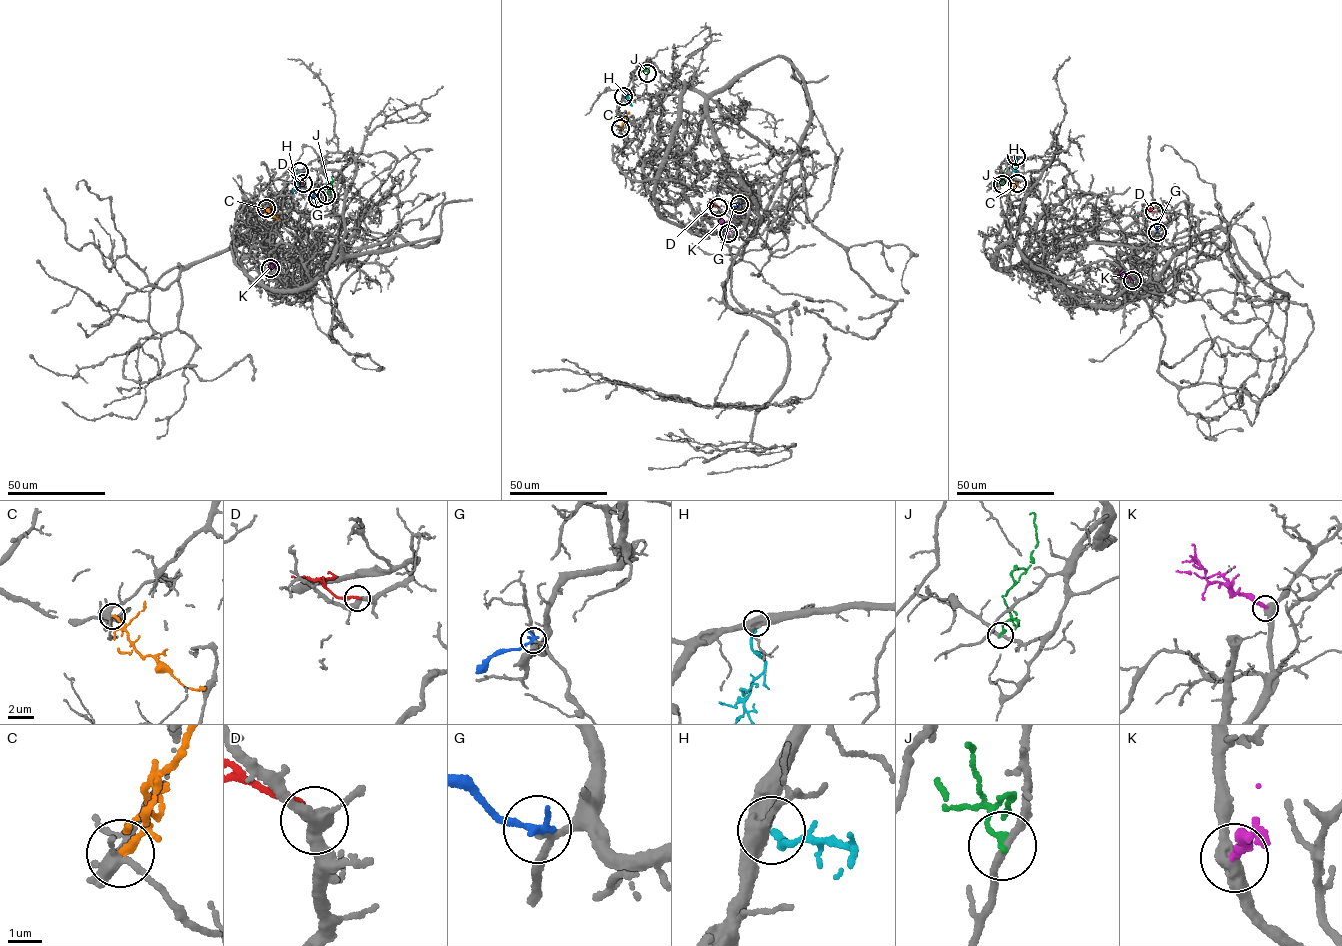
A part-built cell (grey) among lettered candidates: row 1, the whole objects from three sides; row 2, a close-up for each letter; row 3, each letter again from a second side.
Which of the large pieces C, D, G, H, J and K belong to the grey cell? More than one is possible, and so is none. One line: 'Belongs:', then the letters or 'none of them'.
Belongs: K

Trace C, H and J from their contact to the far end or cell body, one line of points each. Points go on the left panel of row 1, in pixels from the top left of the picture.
C: (266, 208), (280, 219)
H: (299, 172), (300, 179), (292, 193)
J: (326, 195), (331, 176)

